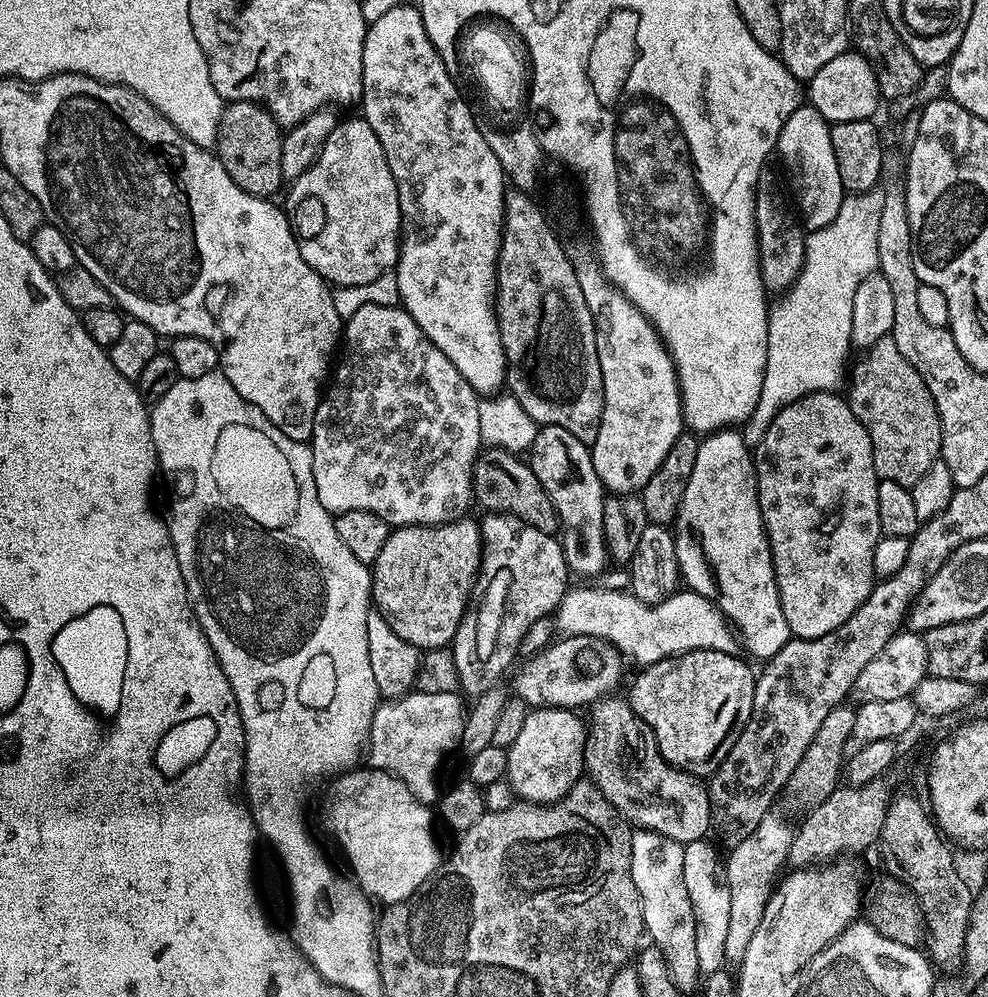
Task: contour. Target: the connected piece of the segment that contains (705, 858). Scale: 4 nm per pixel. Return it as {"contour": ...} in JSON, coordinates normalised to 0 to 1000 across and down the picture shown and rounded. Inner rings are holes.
{"contour":[[[716,842],[703,843],[692,850],[691,881],[702,914],[706,969],[710,980],[728,976],[735,967],[734,949],[739,925],[739,891],[735,885],[736,866]]]}

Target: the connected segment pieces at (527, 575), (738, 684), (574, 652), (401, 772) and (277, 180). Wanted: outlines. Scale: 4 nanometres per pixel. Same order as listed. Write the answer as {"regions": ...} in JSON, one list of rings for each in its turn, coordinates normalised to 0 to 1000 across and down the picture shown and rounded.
{"regions":[[[[494,514],[491,519],[491,522],[485,523],[486,539],[490,542],[486,575],[482,578],[474,610],[470,613],[468,624],[455,647],[460,668],[464,672],[465,693],[476,700],[483,700],[503,687],[505,682],[502,681],[514,669],[519,669],[518,661],[523,661],[528,636],[532,636],[532,632],[536,632],[540,624],[558,619],[566,610],[567,601],[577,590],[575,565],[571,559],[571,551],[562,537],[545,532],[514,514]]],[[[702,652],[688,658],[679,658],[661,666],[649,669],[640,682],[640,691],[634,701],[640,714],[658,728],[664,741],[666,752],[675,766],[680,766],[701,778],[716,779],[737,758],[737,753],[757,727],[763,704],[765,678],[756,661],[748,662],[748,657],[727,652]]],[[[571,638],[543,655],[541,658],[531,661],[526,671],[521,671],[522,679],[518,682],[521,701],[540,710],[577,710],[586,711],[586,706],[598,707],[609,698],[620,697],[632,678],[633,659],[619,646],[606,642],[600,638]]],[[[418,692],[408,700],[393,700],[382,706],[374,749],[370,754],[371,765],[412,784],[428,806],[440,807],[446,793],[445,769],[453,754],[463,753],[469,735],[472,721],[472,706],[469,704],[462,694],[431,696]]],[[[237,100],[228,107],[223,119],[217,151],[225,166],[229,166],[229,175],[233,175],[249,195],[275,199],[283,185],[288,184],[285,175],[286,141],[285,125],[264,104]]]]}

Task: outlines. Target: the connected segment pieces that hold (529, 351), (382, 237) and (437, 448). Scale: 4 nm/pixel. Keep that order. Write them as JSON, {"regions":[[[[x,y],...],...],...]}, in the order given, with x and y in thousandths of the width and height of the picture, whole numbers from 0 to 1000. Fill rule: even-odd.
{"regions":[[[[515,192],[510,199],[510,234],[506,236],[506,254],[502,260],[502,295],[500,308],[502,310],[502,322],[506,328],[506,338],[510,348],[510,364],[512,366],[512,389],[518,398],[532,411],[544,427],[556,425],[557,427],[569,427],[569,431],[577,431],[581,439],[598,447],[605,439],[605,427],[611,410],[611,384],[609,383],[609,371],[605,363],[605,347],[603,346],[603,328],[601,319],[597,315],[597,307],[593,307],[593,299],[589,295],[589,287],[583,278],[583,272],[579,266],[579,258],[567,246],[568,238],[559,228],[552,210],[547,209],[538,202],[539,198],[532,193]]],[[[345,119],[330,138],[322,158],[290,189],[291,198],[285,201],[285,205],[300,234],[302,251],[312,266],[333,286],[370,287],[389,273],[400,270],[401,260],[405,257],[403,187],[399,183],[399,175],[395,175],[383,134],[374,130],[368,119]]],[[[371,305],[365,307],[357,317],[350,322],[346,329],[346,352],[342,357],[342,364],[334,377],[334,384],[329,388],[322,411],[318,415],[318,431],[314,448],[316,451],[316,470],[318,471],[318,487],[322,491],[322,504],[331,514],[343,516],[350,512],[374,512],[374,516],[383,516],[394,528],[408,528],[411,526],[454,526],[456,522],[467,521],[470,514],[480,502],[478,492],[478,472],[482,466],[482,458],[488,452],[488,442],[484,431],[484,407],[486,401],[482,393],[464,375],[460,363],[427,335],[423,323],[415,319],[408,308],[379,307]]]]}

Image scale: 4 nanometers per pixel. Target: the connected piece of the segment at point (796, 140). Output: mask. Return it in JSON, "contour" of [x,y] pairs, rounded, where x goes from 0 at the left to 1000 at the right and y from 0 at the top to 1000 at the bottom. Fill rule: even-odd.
{"contour":[[[811,106],[804,110],[804,114],[800,114],[800,118],[796,118],[787,134],[784,155],[789,156],[798,172],[797,188],[800,193],[802,188],[805,208],[818,233],[827,233],[832,227],[840,227],[840,223],[848,219],[848,211],[852,211],[856,196],[852,179],[848,176],[848,158],[844,158],[844,142],[840,142],[841,133],[838,121],[826,110],[820,106]]]}

